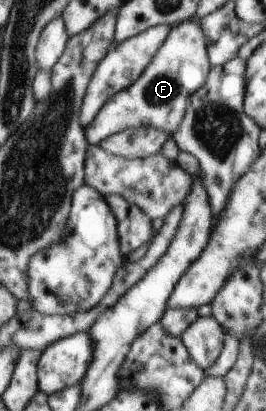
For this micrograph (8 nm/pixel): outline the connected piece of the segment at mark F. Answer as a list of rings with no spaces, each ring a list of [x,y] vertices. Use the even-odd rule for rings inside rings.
[[[194,18],[173,26],[162,47],[158,48],[156,55],[151,59],[144,73],[130,87],[115,93],[108,99],[99,109],[92,123],[84,128],[88,143],[98,146],[104,138],[112,134],[138,128],[158,128],[165,131],[168,137],[172,136],[179,130],[179,125],[182,123],[189,106],[190,96],[206,83],[211,66],[207,54],[205,35],[198,20]]]

